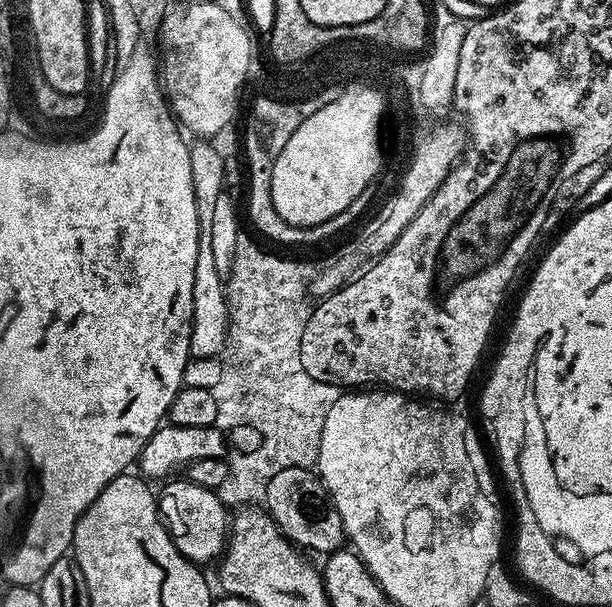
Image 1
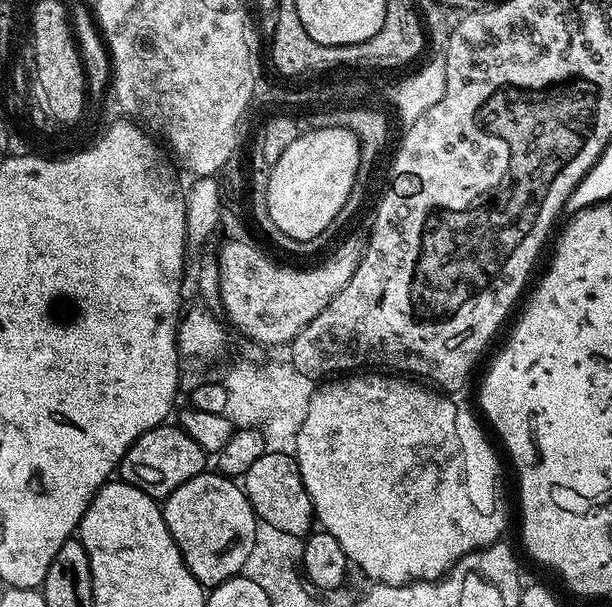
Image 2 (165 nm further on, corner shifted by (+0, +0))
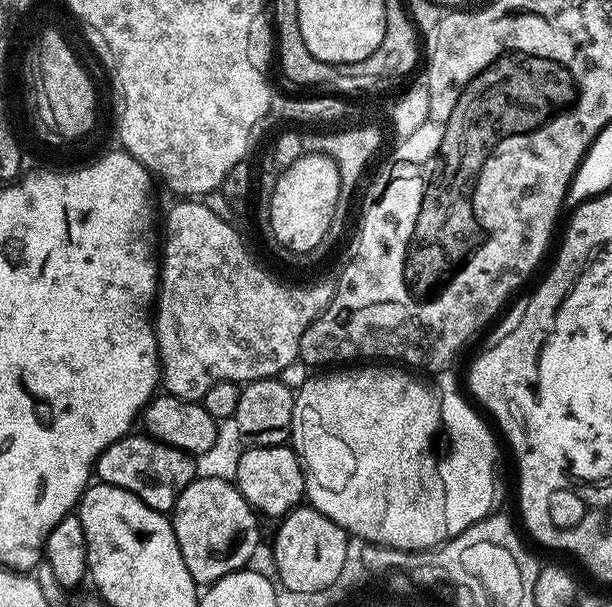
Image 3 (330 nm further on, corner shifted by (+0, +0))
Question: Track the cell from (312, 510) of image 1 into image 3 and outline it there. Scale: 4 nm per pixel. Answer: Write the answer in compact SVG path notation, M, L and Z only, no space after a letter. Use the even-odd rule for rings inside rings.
M288 444L274 446L245 447L238 462L238 474L234 481L237 488L246 498L246 502L261 517L276 516L283 518L305 499L304 465L296 455L295 448ZM264 515L264 516L263 516Z

